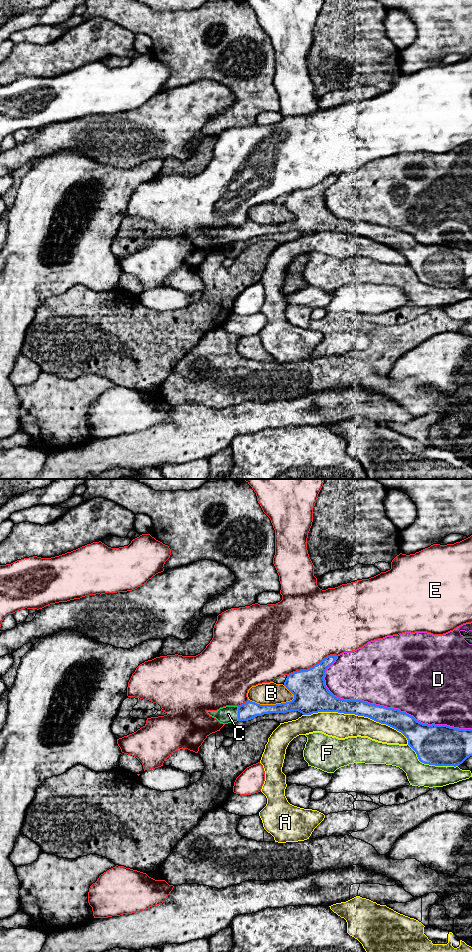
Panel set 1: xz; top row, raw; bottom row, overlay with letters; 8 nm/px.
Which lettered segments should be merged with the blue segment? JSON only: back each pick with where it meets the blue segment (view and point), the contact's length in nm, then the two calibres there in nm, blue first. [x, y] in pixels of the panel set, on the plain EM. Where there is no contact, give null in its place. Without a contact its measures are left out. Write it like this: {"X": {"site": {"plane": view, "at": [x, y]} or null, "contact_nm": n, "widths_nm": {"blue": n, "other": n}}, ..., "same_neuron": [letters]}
{"C": {"site": {"plane": "xz", "at": [238, 233]}, "contact_nm": 120, "widths_nm": {"blue": 140, "other": 140}}, "same_neuron": ["C"]}

